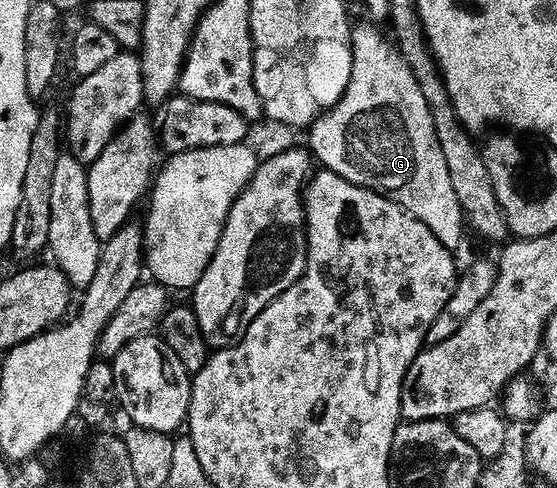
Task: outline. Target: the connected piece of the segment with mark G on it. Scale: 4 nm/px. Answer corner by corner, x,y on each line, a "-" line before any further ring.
372,22
368,24
357,23
352,29
352,73
350,74
350,86
346,90
344,97
336,103
333,108
327,109
319,117
320,120
312,128
312,145
310,151
317,161
320,160
325,169
342,178
346,178
351,184
357,184
363,188
369,188
371,192
378,192
382,196
394,201
395,204
401,204
414,218
418,218
438,240
447,246
450,250
456,250
456,247
464,240
464,228
466,229
466,217
464,208
460,205
458,193
454,188
454,182
451,180
450,166
447,165
446,156
443,154
442,146
439,145
438,134
435,132
434,118
431,114
431,107
427,105
426,97
422,94
422,87
418,84
410,66
404,60
399,47
389,37
384,37
379,32
377,25

